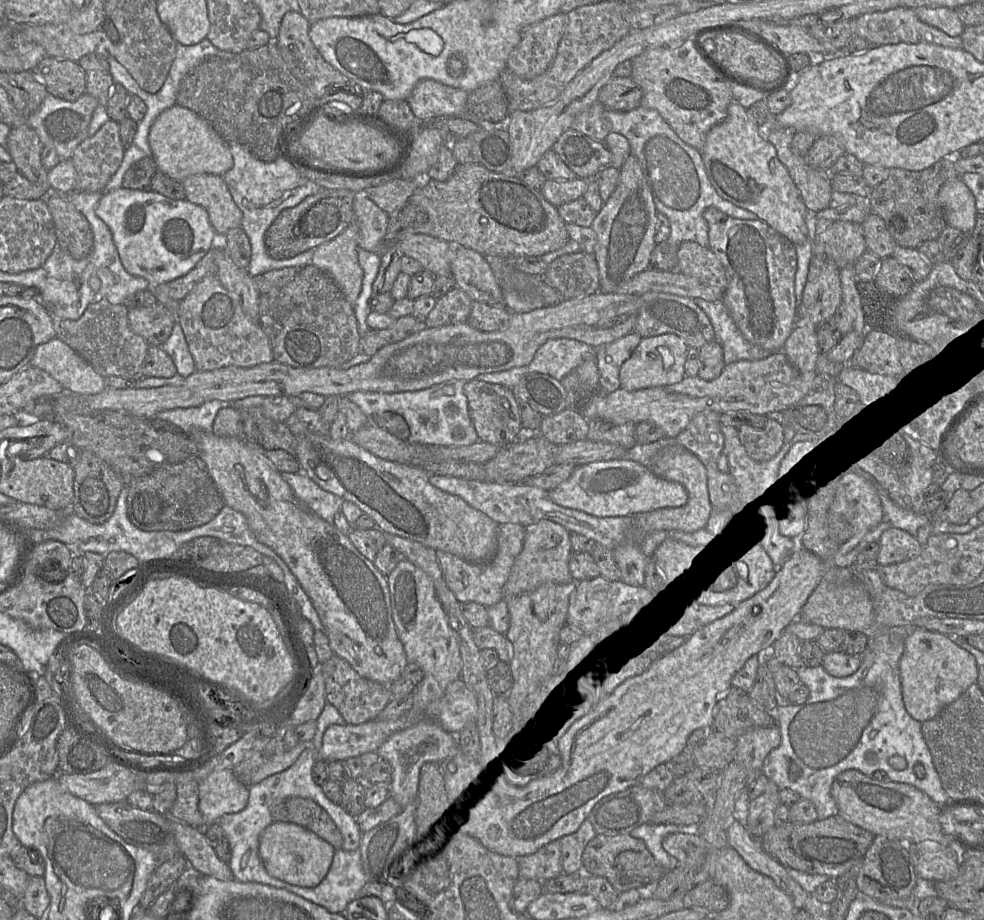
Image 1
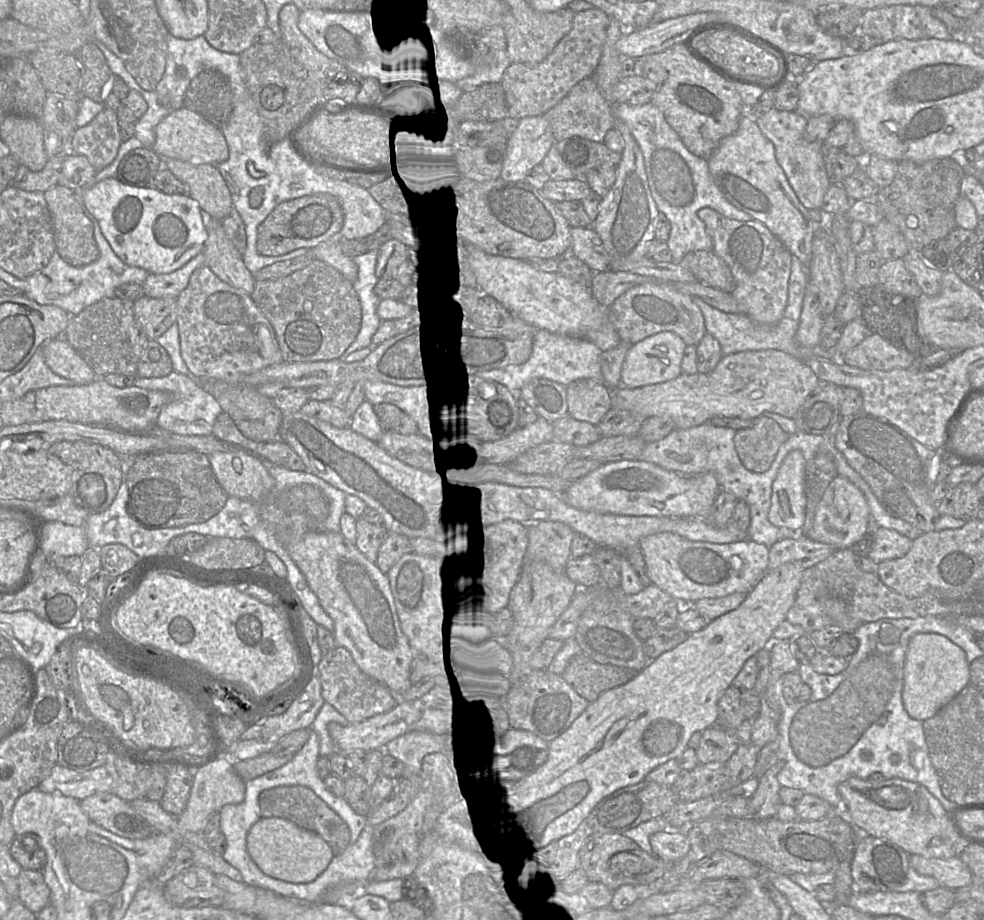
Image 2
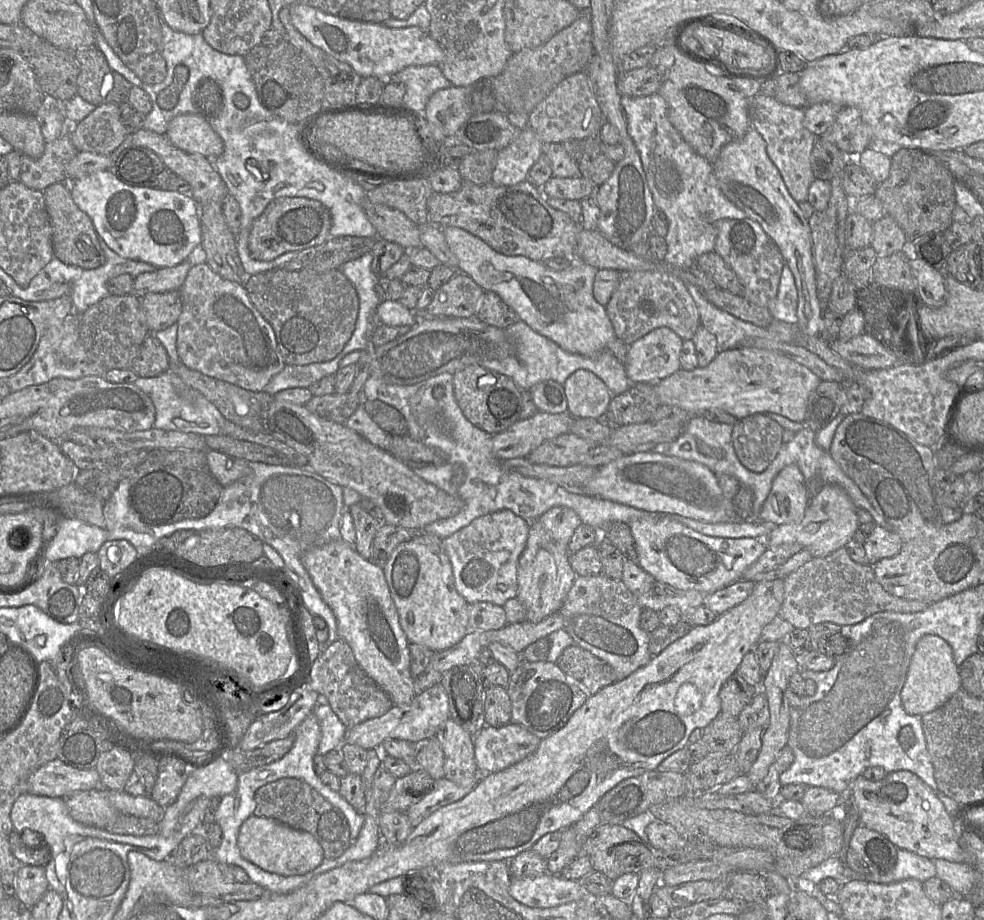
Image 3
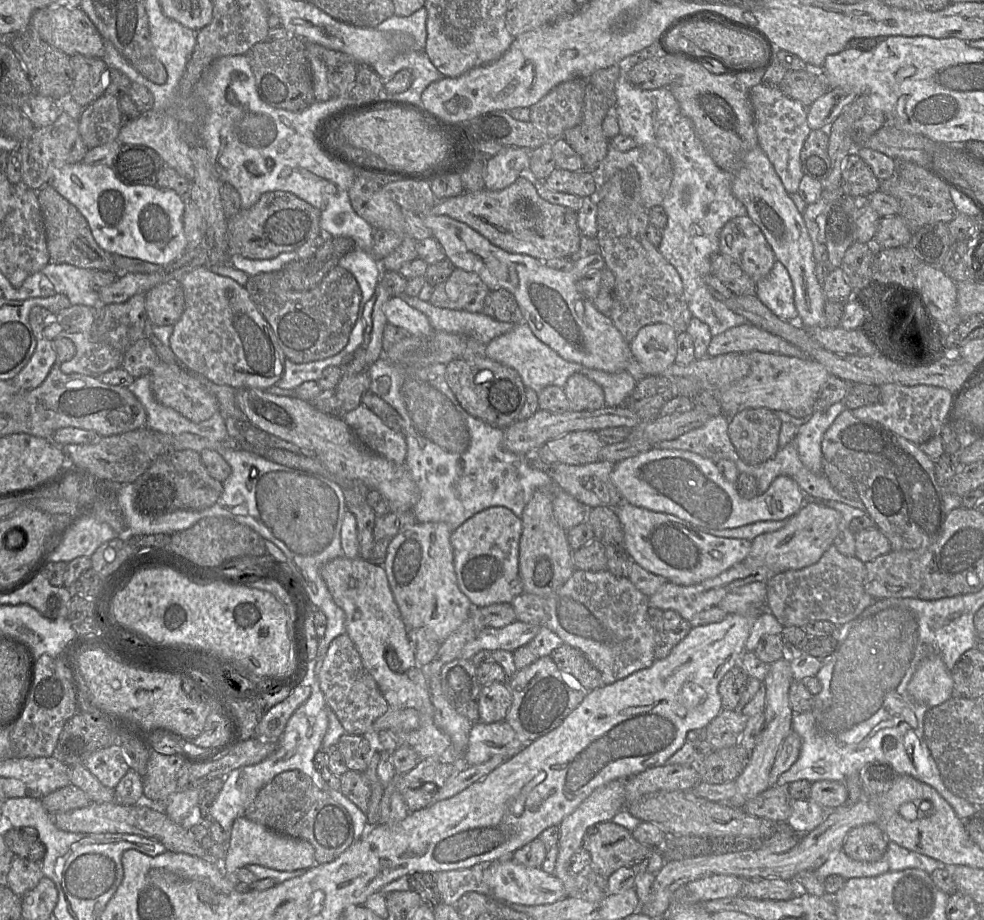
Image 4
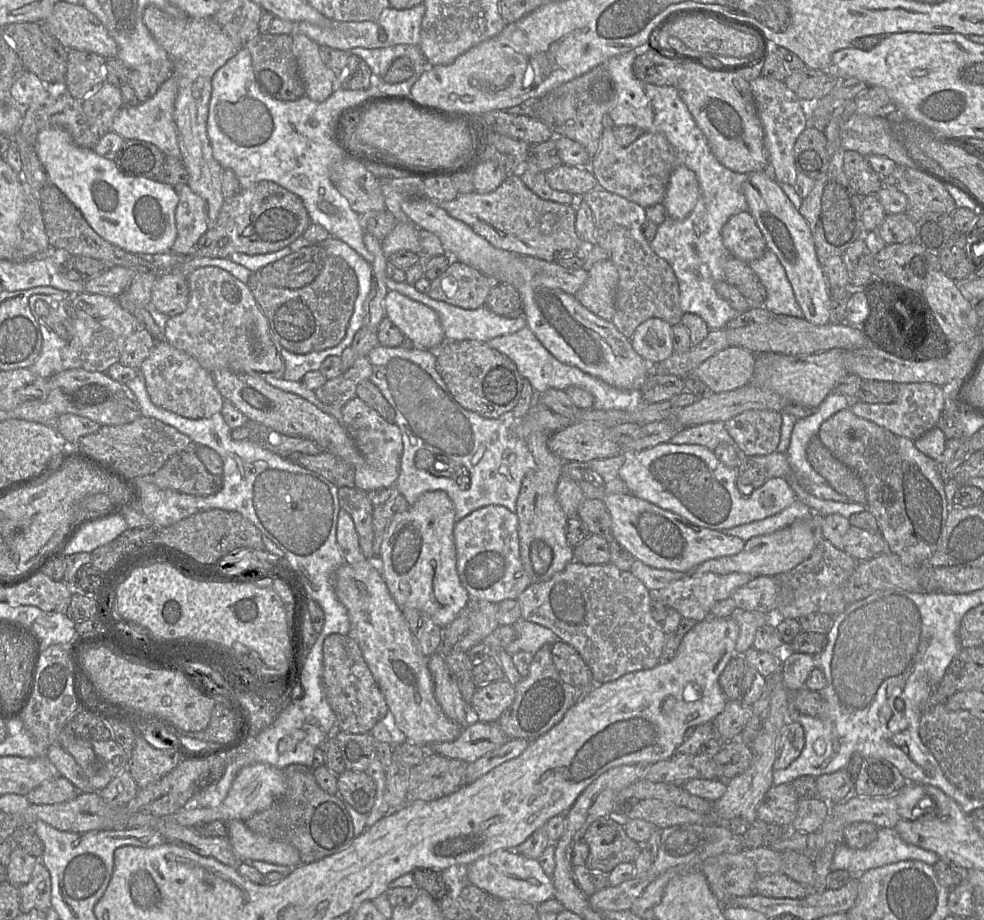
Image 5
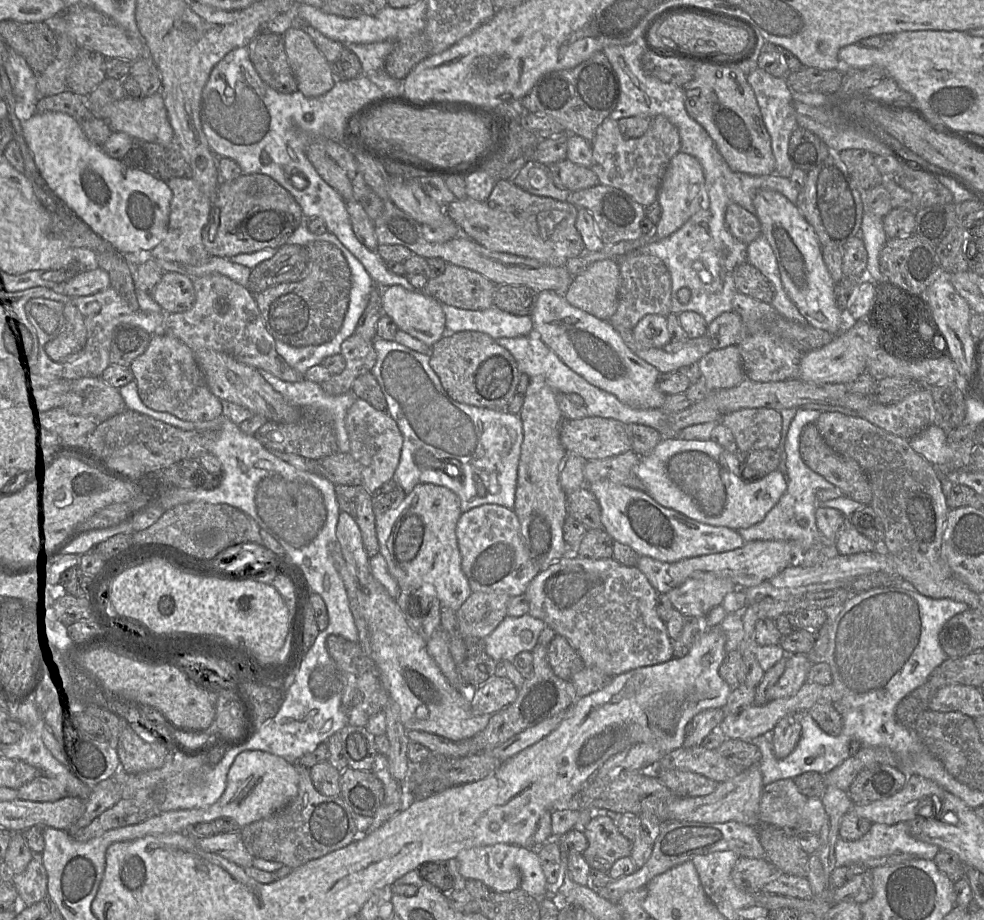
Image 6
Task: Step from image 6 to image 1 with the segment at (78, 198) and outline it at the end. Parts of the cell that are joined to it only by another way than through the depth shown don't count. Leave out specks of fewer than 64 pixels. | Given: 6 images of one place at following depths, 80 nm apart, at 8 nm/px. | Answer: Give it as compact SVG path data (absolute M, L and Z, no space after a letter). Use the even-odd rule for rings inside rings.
M120 187L105 193L95 213L110 229L126 271L148 280L149 287L187 274L212 248L216 234L203 207L186 199L173 200L152 190Z

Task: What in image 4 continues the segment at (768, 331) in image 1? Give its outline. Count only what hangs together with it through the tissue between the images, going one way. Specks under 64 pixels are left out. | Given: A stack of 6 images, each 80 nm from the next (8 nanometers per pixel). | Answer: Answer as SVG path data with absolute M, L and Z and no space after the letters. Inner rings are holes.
M748 215L724 225L719 253L731 257L755 283L769 274L777 260L764 234Z

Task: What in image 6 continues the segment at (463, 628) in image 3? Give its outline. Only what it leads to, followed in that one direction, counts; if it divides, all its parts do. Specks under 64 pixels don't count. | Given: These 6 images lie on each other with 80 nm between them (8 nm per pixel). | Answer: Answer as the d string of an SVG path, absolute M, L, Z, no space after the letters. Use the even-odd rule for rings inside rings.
M427 483L416 485L397 507L375 515L379 552L400 590L424 589L437 598L442 608L456 612L472 593L461 568L456 537L461 514L460 499L453 491Z

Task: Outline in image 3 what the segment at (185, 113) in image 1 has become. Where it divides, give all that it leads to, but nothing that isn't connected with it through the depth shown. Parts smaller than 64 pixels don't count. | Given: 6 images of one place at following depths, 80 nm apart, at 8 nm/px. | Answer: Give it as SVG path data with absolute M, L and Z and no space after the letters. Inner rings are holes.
M182 114L174 117L168 125L166 135L176 148L189 154L204 156L211 161L224 150L221 137L202 114Z

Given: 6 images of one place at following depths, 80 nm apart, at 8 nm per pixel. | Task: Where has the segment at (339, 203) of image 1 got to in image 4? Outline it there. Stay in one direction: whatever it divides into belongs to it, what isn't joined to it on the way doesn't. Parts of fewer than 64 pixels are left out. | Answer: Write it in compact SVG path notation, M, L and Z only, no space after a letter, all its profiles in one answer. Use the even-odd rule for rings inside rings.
M270 191L262 194L250 208L241 209L227 220L230 256L240 254L253 259L271 259L283 252L297 251L303 244L322 234L320 211L291 192Z

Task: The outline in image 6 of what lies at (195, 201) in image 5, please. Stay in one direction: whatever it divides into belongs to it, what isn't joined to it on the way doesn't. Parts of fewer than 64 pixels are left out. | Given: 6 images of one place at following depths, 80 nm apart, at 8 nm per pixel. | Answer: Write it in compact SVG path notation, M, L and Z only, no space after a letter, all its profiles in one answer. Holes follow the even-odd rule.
M170 178L167 181L167 184L172 191L167 232L163 240L155 248L153 248L151 255L155 259L182 262L190 265L202 265L206 263L211 257L216 257L211 256L207 252L202 241L202 230L209 219L211 199L199 187L193 178Z

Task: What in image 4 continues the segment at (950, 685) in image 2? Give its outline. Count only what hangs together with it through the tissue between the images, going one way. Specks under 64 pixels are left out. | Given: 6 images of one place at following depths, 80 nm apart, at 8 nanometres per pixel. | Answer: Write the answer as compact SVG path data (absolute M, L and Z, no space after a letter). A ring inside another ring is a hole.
M932 654L920 663L907 690L915 702L931 708L952 698L953 687L950 670L939 655Z

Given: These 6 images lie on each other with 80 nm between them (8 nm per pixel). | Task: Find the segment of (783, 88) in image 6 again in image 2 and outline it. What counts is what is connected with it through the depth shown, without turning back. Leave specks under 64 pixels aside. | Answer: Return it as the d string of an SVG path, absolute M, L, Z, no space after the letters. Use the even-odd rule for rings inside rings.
M775 107L761 115L751 116L763 135L773 143L776 160L802 205L808 210L820 209L825 193L832 183L825 169L822 142L808 142L804 139L808 118L796 111L781 111Z

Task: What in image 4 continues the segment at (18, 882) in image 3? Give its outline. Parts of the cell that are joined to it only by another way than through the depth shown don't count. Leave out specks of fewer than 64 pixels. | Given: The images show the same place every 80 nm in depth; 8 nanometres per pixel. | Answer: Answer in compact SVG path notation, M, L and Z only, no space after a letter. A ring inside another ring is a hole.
M14 857L8 874L8 887L20 897L33 890L44 877L40 863Z

